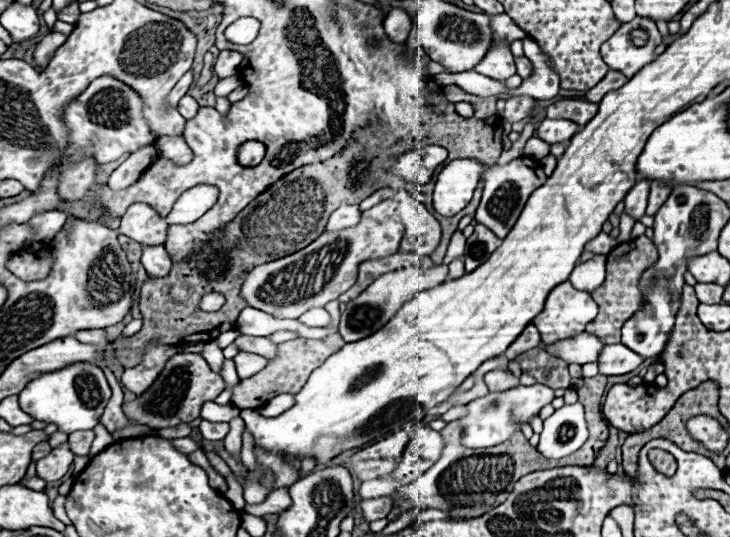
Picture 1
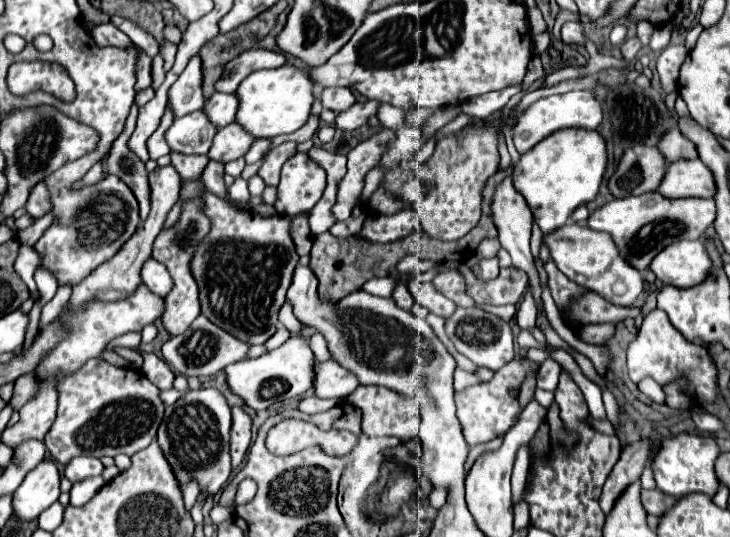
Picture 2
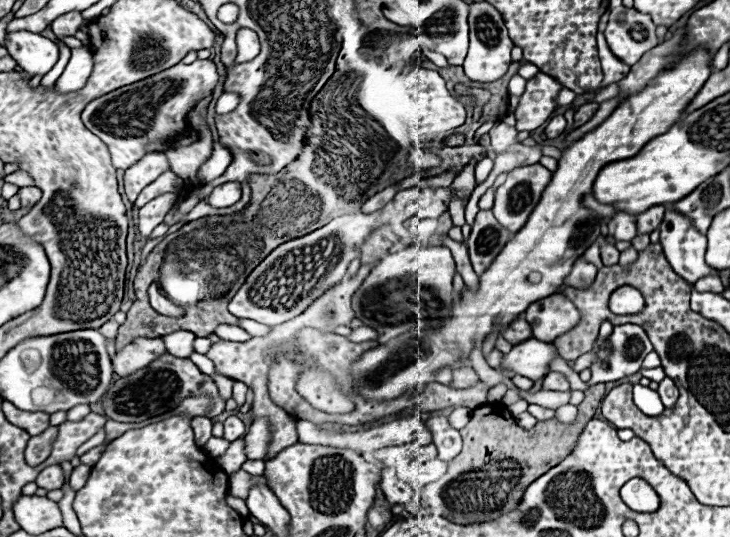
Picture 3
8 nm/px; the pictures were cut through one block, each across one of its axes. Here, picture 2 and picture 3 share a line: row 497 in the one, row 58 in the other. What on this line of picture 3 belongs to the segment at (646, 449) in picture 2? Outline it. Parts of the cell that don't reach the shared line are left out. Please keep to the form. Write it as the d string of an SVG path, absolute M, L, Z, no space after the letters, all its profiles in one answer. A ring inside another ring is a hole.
M598 34L598 56L602 60L602 70L604 70L604 82L602 82L602 86L614 84L614 82L622 80L622 76L626 76L630 72L630 66L624 64L622 60L618 60L610 52L604 34Z

